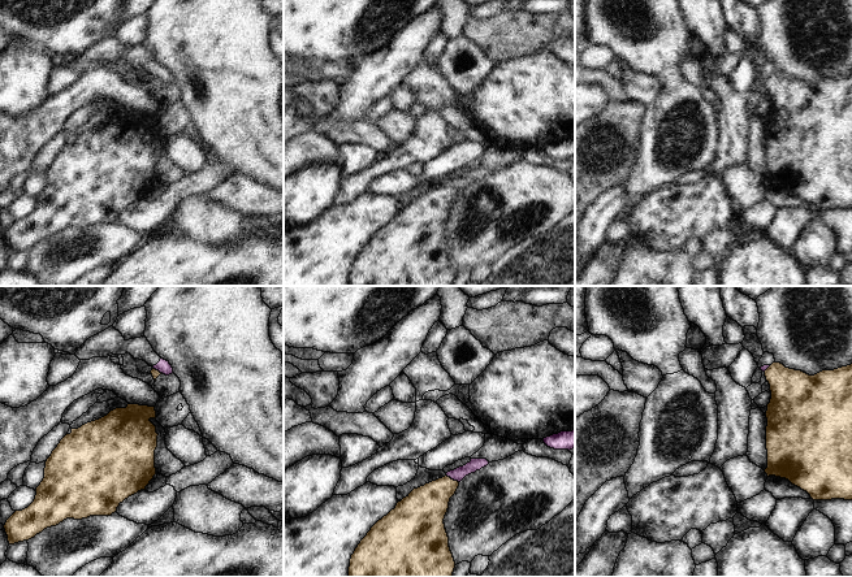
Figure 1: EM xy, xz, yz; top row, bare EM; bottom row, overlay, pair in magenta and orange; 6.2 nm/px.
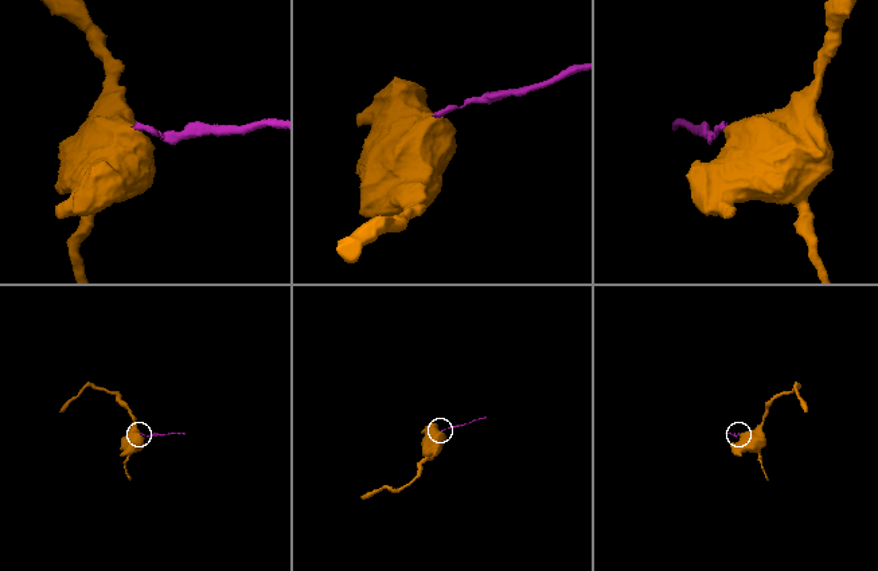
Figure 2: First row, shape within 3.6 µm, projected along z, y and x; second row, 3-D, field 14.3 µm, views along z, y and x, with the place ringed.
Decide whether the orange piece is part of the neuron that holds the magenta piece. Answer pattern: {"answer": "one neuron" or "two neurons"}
{"answer": "two neurons"}

